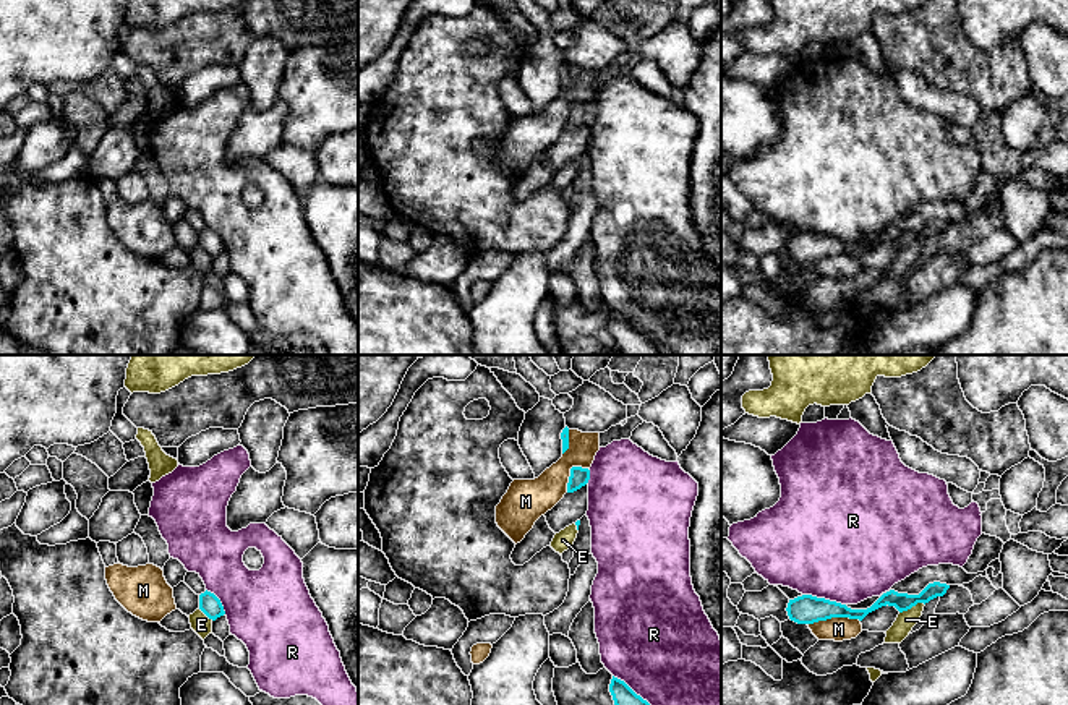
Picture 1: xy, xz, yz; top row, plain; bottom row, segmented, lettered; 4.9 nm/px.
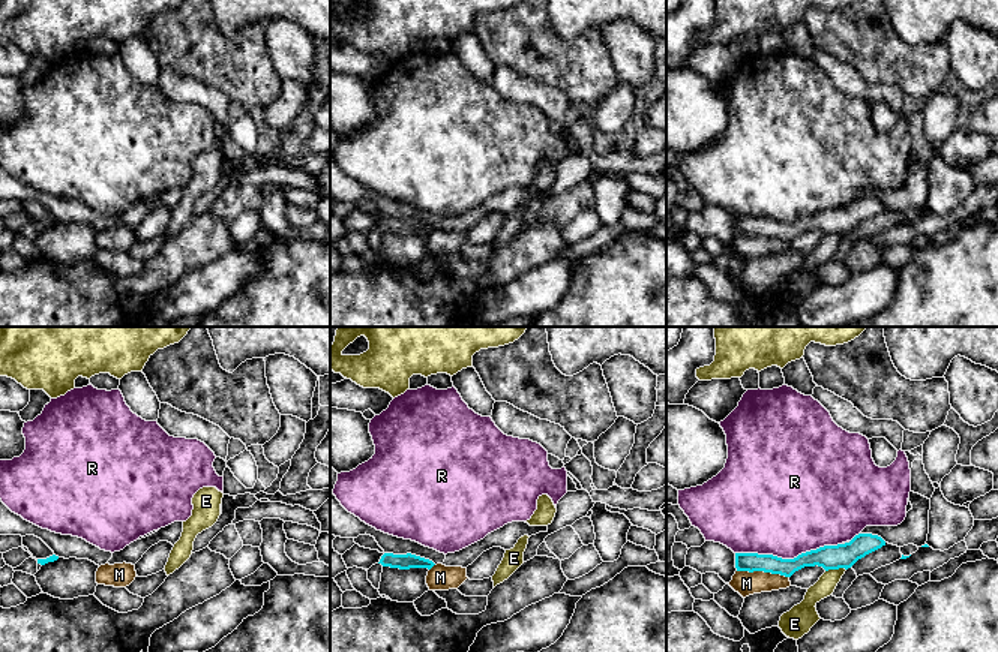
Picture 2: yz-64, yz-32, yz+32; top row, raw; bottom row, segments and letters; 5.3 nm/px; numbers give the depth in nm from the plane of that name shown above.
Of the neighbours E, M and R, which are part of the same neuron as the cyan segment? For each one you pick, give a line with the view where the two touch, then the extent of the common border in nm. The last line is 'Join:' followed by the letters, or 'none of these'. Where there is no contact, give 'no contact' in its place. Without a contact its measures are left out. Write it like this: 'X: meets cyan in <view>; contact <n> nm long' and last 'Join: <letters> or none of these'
E: meets cyan in yz; contact 140 nm long
Join: E

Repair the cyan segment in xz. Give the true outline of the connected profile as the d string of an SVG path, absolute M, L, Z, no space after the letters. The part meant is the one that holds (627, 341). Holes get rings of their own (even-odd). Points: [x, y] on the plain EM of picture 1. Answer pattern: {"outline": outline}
{"outline": "M614 313L609 321L609 329L621 355L661 355L655 344Z"}

